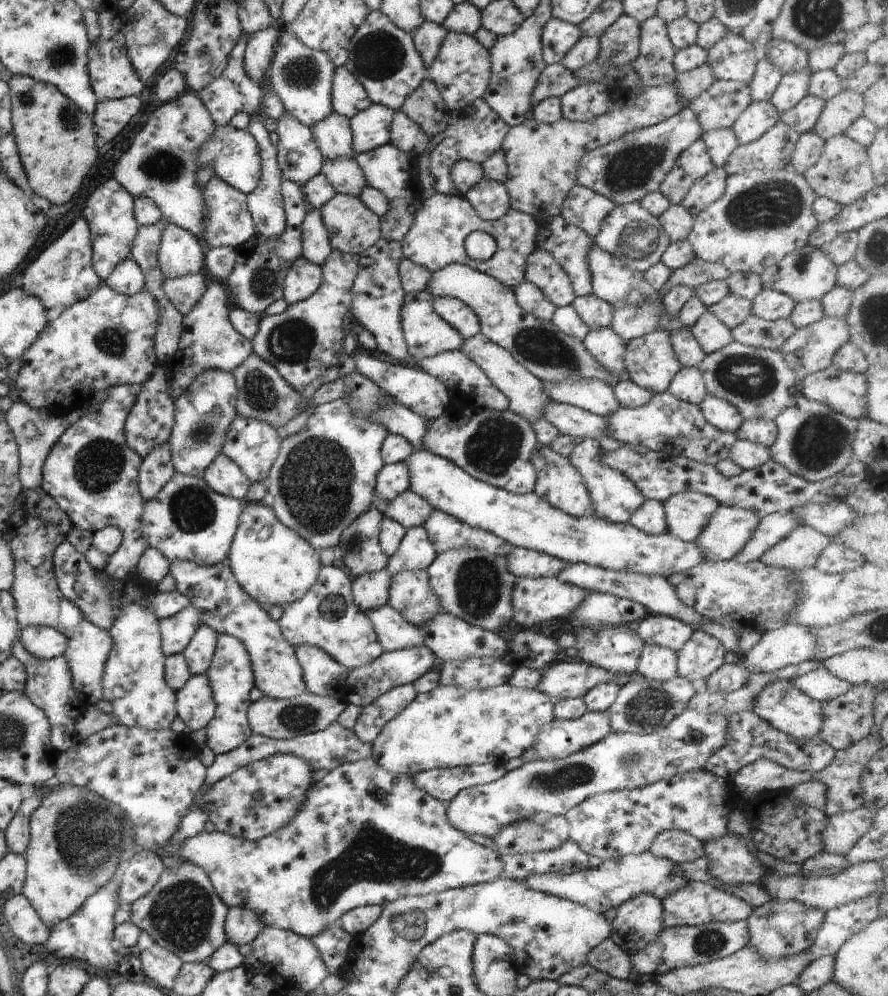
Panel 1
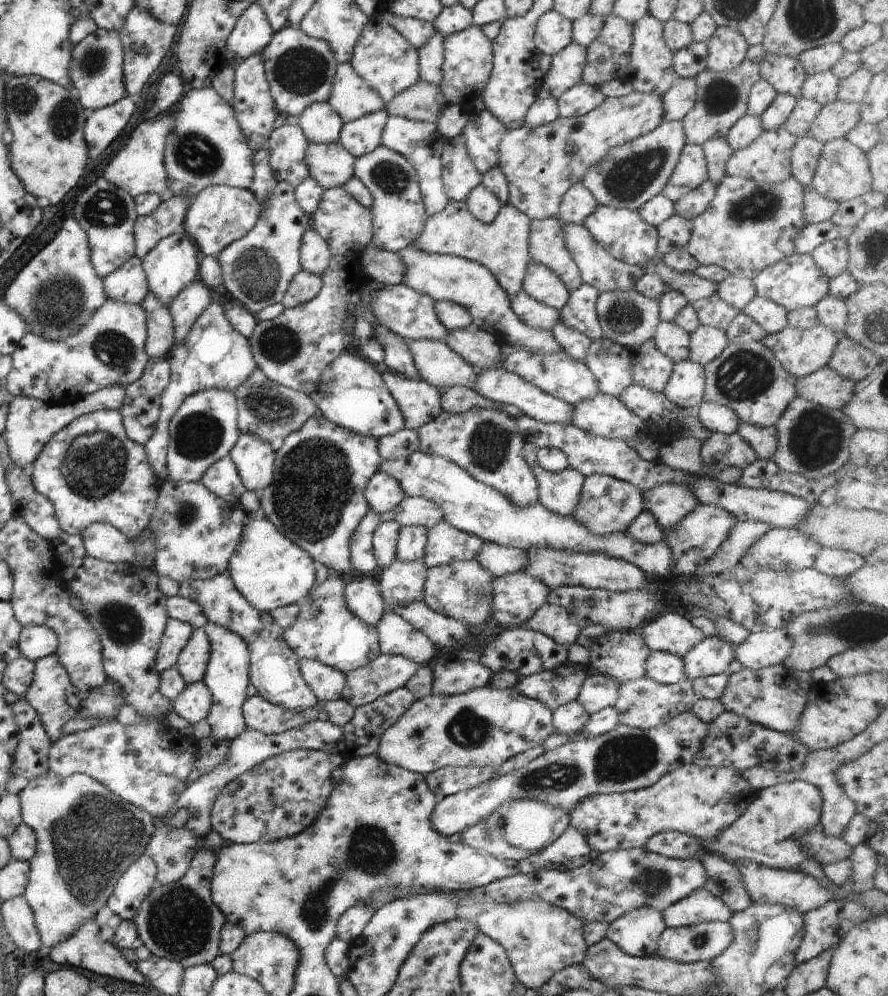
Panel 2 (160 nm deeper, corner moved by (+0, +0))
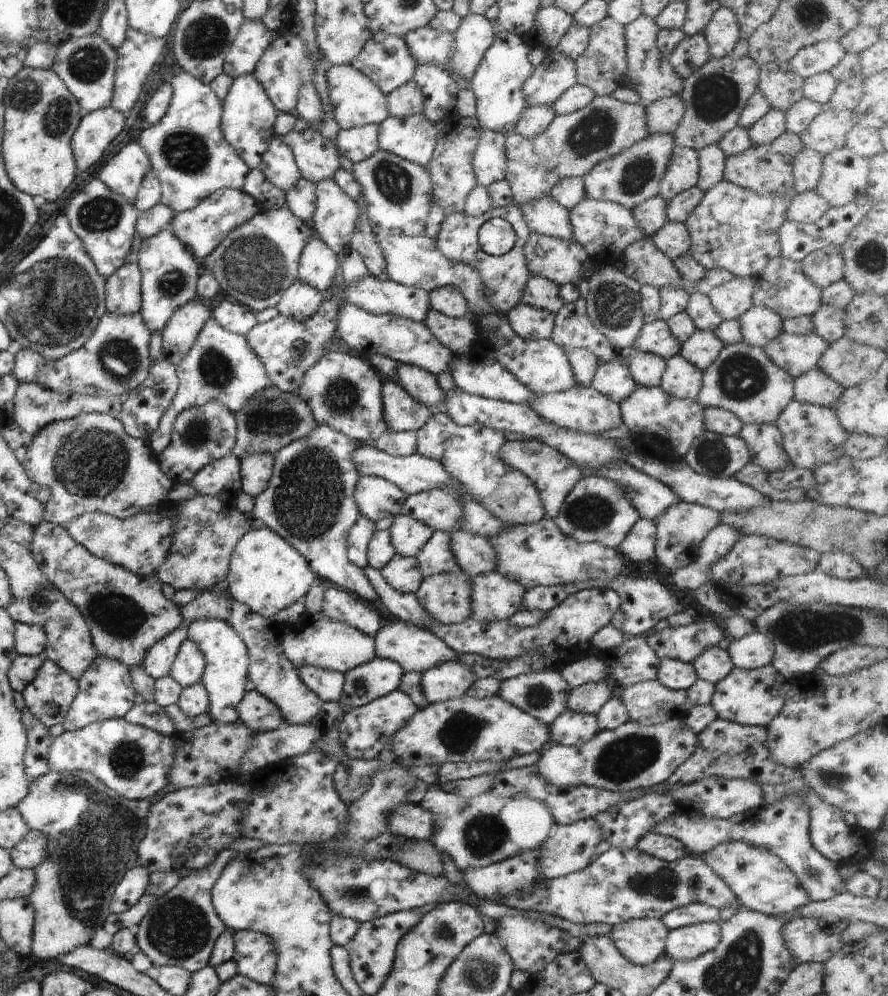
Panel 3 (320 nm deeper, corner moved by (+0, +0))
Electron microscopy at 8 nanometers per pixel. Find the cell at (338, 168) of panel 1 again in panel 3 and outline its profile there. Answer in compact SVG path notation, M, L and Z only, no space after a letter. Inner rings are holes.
M311 128L289 131L277 138L286 144L300 172L300 178L315 184L323 179L331 179L339 167L335 146Z

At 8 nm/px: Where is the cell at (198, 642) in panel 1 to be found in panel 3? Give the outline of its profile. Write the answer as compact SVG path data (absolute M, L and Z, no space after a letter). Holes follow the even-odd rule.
M186 638L179 645L168 675L181 688L185 688L200 682L204 664L205 661L199 649Z

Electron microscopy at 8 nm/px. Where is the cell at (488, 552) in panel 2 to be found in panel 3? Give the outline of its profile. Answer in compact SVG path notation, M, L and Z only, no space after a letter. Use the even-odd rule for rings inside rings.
M457 529L450 532L450 553L461 572L470 576L494 570L495 553L487 539Z

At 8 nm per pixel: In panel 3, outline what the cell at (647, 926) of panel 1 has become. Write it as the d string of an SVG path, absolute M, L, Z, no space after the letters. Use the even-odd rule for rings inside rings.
M635 919L612 926L607 936L631 964L646 965L664 953L668 930L660 919Z

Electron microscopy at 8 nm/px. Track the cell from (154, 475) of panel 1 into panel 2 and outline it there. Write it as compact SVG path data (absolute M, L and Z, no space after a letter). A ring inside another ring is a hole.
M209 303L207 308L195 319L187 336L179 345L172 346L164 356L170 368L170 381L160 396L160 411L157 424L151 438L142 446L147 462L154 472L156 481L166 480L164 460L168 445L168 422L187 397L207 389L217 389L229 392L243 384L244 380L256 369L248 339L243 338L227 322L223 310L217 303Z

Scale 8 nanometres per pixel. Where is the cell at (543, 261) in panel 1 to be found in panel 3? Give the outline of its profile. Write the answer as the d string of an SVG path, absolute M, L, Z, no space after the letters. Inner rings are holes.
M530 274L520 302L555 314L563 306L558 293L559 287L558 284L549 279Z

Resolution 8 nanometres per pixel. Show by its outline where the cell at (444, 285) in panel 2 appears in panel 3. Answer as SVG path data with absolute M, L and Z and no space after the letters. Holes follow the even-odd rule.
M372 236L380 248L386 265L385 272L390 281L397 284L423 289L425 292L441 287L455 287L459 294L466 300L469 314L483 315L485 313L497 313L492 304L484 296L484 283L480 279L479 273L469 265L448 261L436 247L434 238L419 236L393 236L380 237Z

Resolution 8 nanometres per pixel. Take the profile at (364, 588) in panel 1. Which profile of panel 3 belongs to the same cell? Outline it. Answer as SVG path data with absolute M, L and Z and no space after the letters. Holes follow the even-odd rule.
M333 584L331 588L324 590L321 612L328 619L345 623L371 638L382 627L384 621L364 600L342 588L334 588Z

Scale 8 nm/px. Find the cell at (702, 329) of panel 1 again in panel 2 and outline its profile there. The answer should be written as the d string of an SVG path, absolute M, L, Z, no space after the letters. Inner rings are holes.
M699 325L689 335L688 359L703 366L711 362L727 346L724 330Z

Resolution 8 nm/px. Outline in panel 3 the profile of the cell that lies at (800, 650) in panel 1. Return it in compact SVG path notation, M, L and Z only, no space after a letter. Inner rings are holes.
M753 631L738 639L732 639L726 647L733 667L753 670L770 664L773 643L768 635Z

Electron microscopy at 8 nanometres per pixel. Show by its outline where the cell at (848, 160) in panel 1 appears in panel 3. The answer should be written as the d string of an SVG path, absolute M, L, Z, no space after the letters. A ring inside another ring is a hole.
M845 146L832 150L822 156L821 176L817 186L812 190L820 196L829 207L842 207L855 200L857 195L863 195L867 184L868 162Z

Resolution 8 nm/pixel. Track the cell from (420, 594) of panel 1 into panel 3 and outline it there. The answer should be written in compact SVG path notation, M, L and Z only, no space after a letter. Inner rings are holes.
M395 553L391 560L383 565L380 573L383 580L397 592L404 595L414 594L423 580L417 563L415 557L404 557Z

